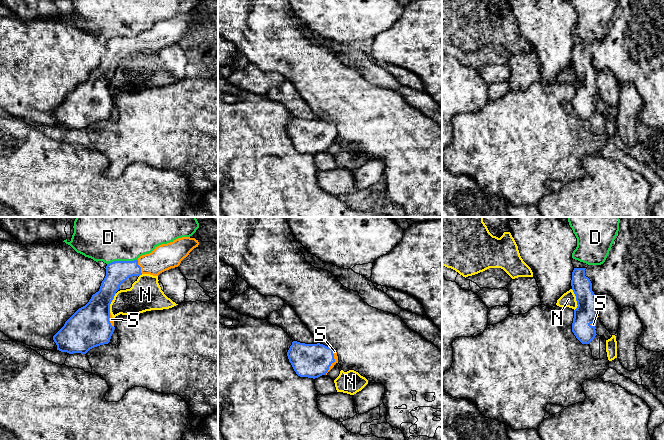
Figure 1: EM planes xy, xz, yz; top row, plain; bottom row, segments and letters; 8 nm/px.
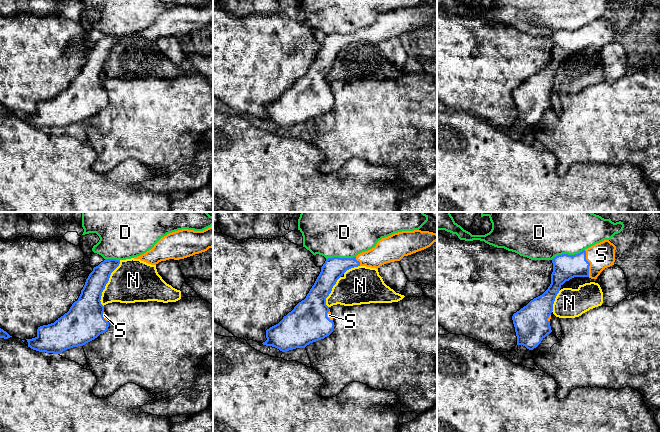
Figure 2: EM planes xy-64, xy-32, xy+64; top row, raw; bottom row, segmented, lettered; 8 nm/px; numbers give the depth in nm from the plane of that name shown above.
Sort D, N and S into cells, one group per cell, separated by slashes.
D / N / S

